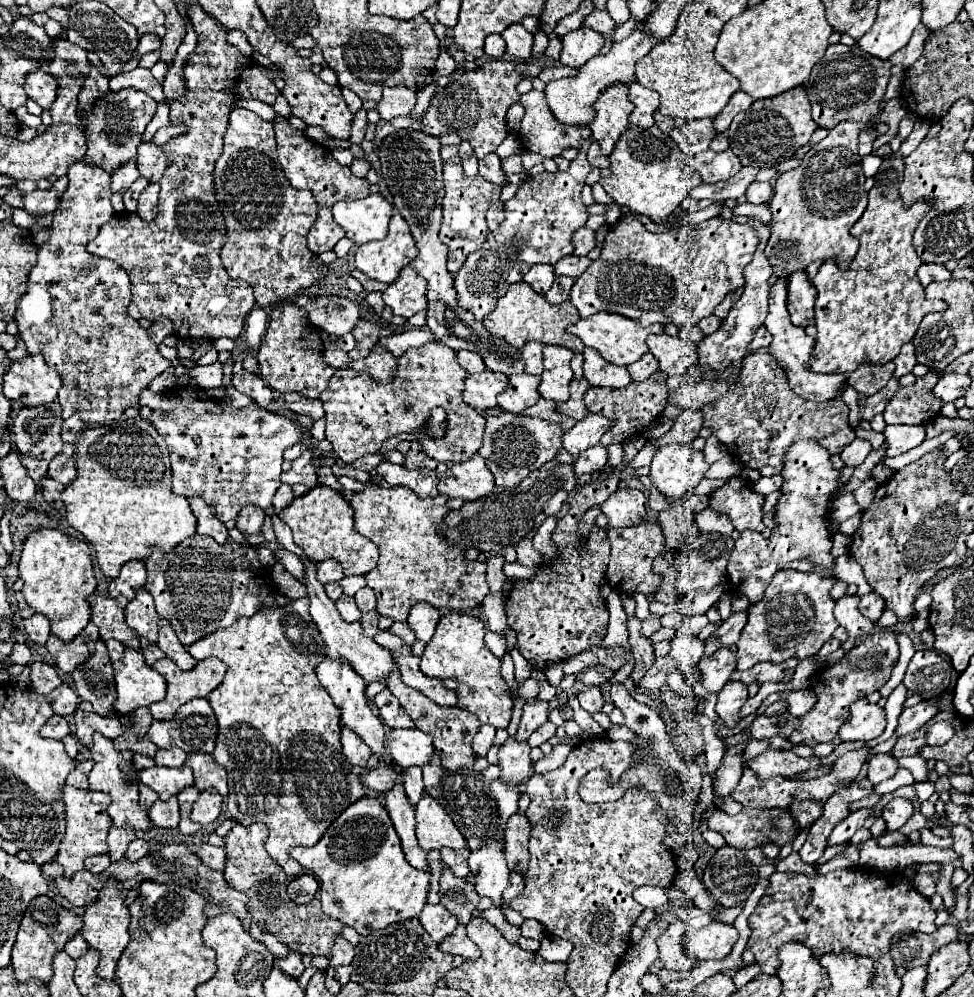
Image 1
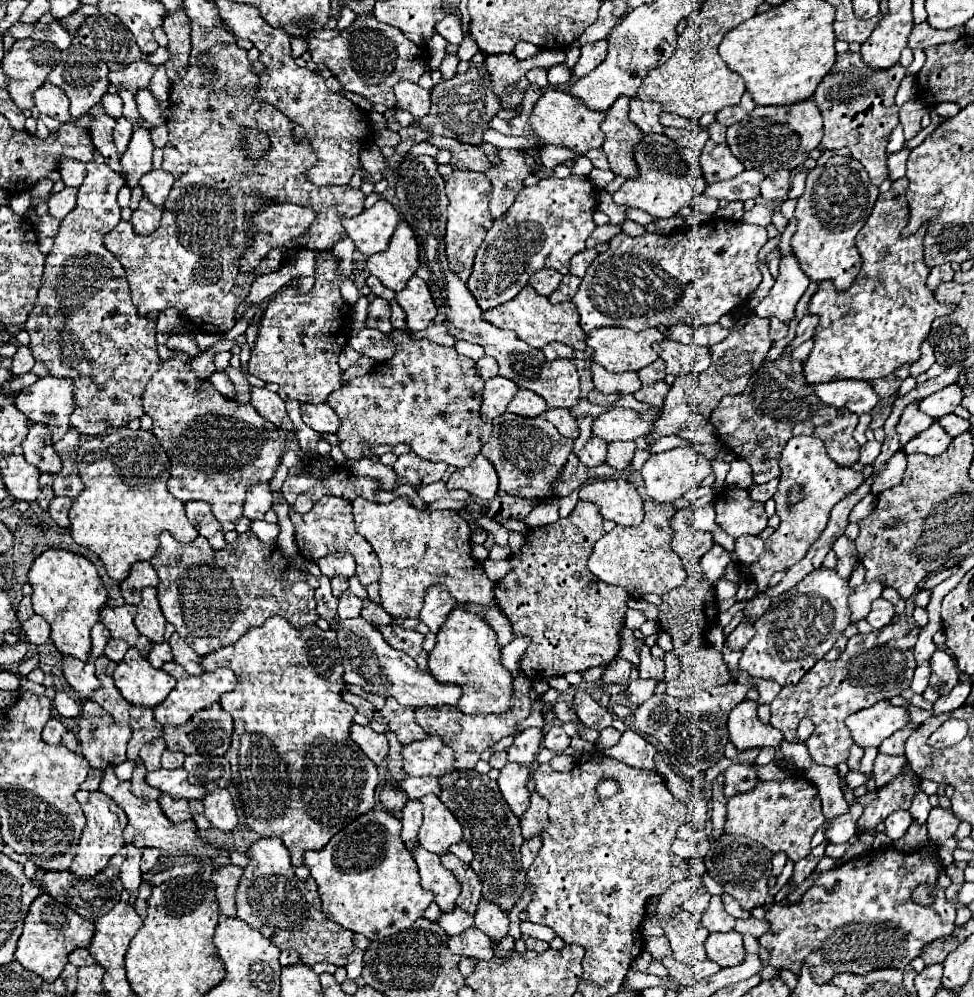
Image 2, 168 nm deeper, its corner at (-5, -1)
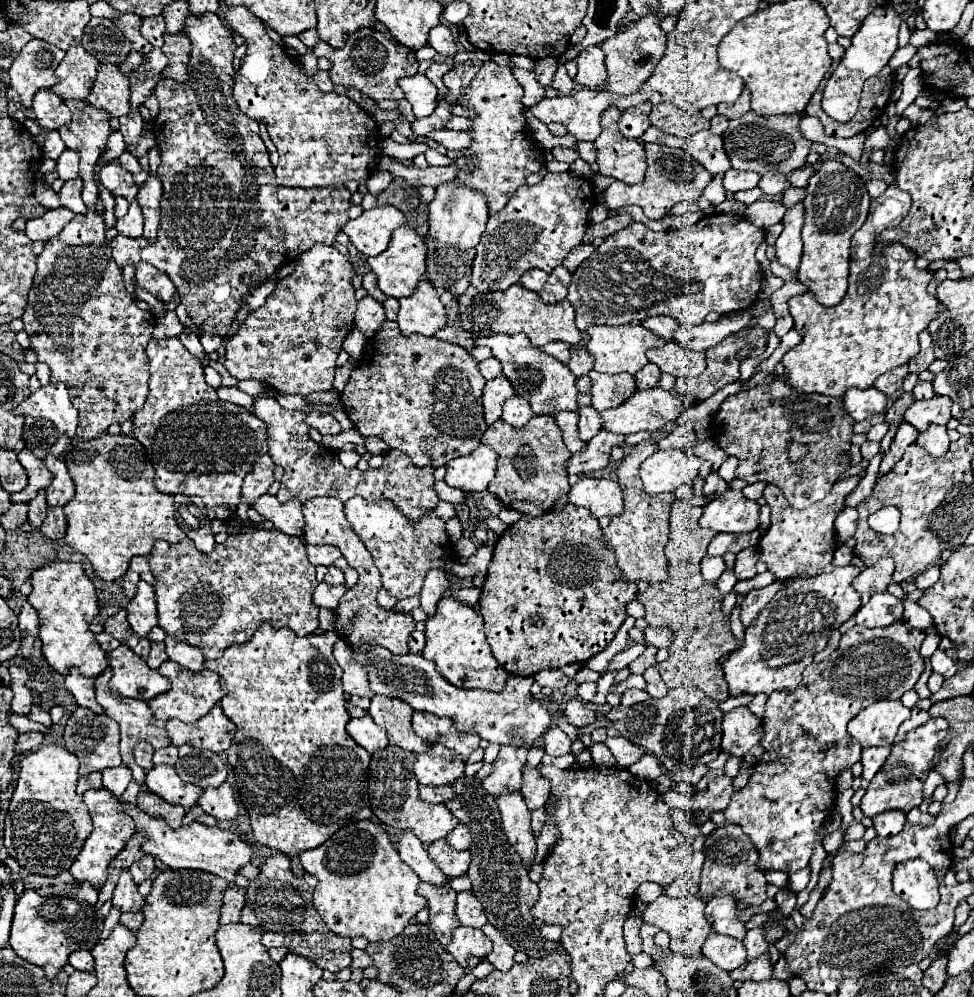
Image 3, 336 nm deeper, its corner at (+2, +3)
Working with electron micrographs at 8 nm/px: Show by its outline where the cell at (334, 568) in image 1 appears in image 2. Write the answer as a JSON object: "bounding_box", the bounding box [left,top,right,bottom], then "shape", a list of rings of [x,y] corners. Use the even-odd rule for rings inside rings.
{"bounding_box":[316,552,354,578],"shape":[[[348,552],[328,554],[328,556],[320,558],[316,564],[322,570],[322,574],[328,576],[328,578],[334,578],[334,576],[350,578],[354,574],[354,558]]]}

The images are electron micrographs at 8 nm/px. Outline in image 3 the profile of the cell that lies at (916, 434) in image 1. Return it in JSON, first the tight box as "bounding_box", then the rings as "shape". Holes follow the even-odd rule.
{"bounding_box":[917,424,949,458],"shape":[[[929,424],[929,428],[919,434],[917,444],[919,444],[921,448],[925,448],[933,458],[943,456],[945,450],[949,448],[947,428],[945,428],[945,426],[939,426],[939,424]]]}

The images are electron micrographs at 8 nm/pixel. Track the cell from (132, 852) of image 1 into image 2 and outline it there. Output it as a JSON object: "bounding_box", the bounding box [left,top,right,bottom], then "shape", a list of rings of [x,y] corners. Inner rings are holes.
{"bounding_box":[142,848,160,874],"shape":[[[154,848],[142,850],[142,874],[154,870],[158,864],[158,858],[160,858],[160,850],[154,850]]]}

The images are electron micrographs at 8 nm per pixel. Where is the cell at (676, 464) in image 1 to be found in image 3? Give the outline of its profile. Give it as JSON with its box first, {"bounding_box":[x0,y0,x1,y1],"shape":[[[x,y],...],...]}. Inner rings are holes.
{"bounding_box":[641,448,703,496],"shape":[[[667,448],[653,452],[641,464],[641,480],[645,492],[655,496],[661,492],[675,492],[679,486],[693,482],[699,474],[703,460],[699,456],[689,456],[685,450]]]}

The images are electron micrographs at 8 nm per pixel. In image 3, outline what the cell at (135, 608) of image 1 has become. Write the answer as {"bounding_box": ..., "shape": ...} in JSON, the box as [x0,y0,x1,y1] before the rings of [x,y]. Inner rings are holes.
{"bounding_box":[127,582,157,638],"shape":[[[147,582],[137,584],[135,598],[127,604],[127,620],[133,632],[141,638],[149,634],[149,630],[157,624],[157,608],[155,608],[155,592],[153,586]]]}

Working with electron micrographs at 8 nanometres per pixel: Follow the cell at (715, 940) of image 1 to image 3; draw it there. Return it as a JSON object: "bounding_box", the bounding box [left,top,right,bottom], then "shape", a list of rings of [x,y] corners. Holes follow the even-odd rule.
{"bounding_box":[703,932,747,972],"shape":[[[711,932],[703,944],[703,956],[707,956],[721,970],[731,972],[745,962],[747,954],[745,954],[745,946],[741,940]]]}

